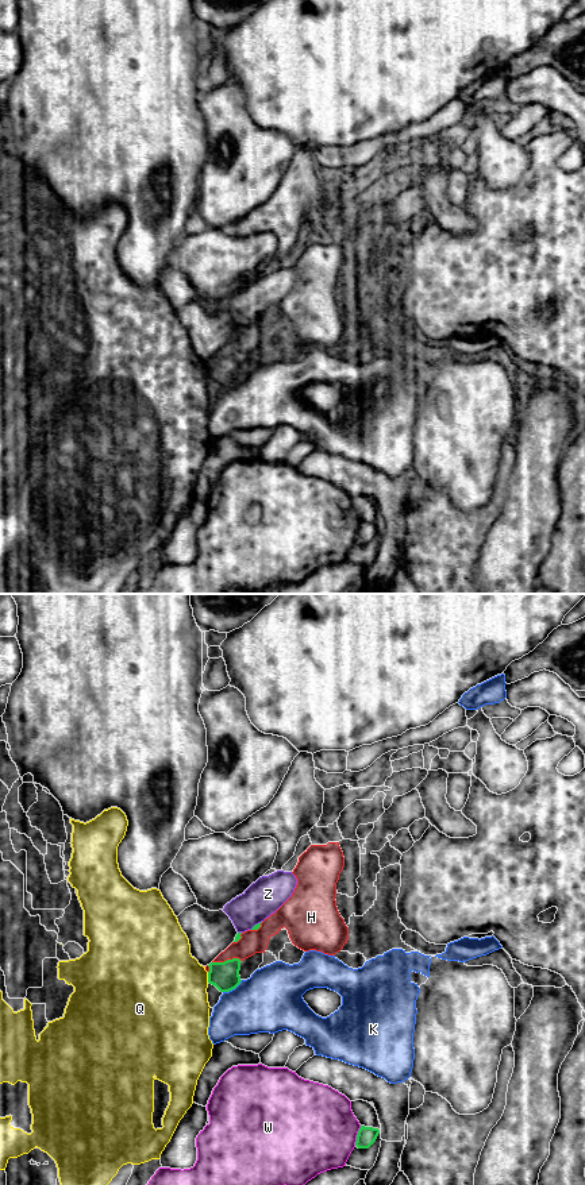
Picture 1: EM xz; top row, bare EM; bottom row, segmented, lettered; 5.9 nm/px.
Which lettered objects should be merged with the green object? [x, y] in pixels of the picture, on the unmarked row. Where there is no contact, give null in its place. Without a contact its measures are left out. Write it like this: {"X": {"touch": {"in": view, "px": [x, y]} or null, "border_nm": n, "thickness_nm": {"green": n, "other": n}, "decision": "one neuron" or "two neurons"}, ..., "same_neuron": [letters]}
{"H": {"touch": {"in": "xz", "px": [227, 355]}, "border_nm": 180, "thickness_nm": {"green": 170, "other": 140}, "decision": "two neurons"}, "K": {"touch": {"in": "xz", "px": [233, 383]}, "border_nm": 140, "thickness_nm": {"green": 170, "other": 380}, "decision": "two neurons"}, "Q": {"touch": {"in": "xz", "px": [208, 373]}, "border_nm": 60, "thickness_nm": {"green": 170, "other": 460}, "decision": "two neurons"}, "W": {"touch": {"in": "xz", "px": [357, 531]}, "border_nm": 130, "thickness_nm": {"green": 110, "other": 480}, "decision": "two neurons"}, "Z": {"touch": {"in": "xz", "px": [256, 320]}, "border_nm": 90, "thickness_nm": {"green": 30, "other": 220}, "decision": "two neurons"}, "same_neuron": []}

